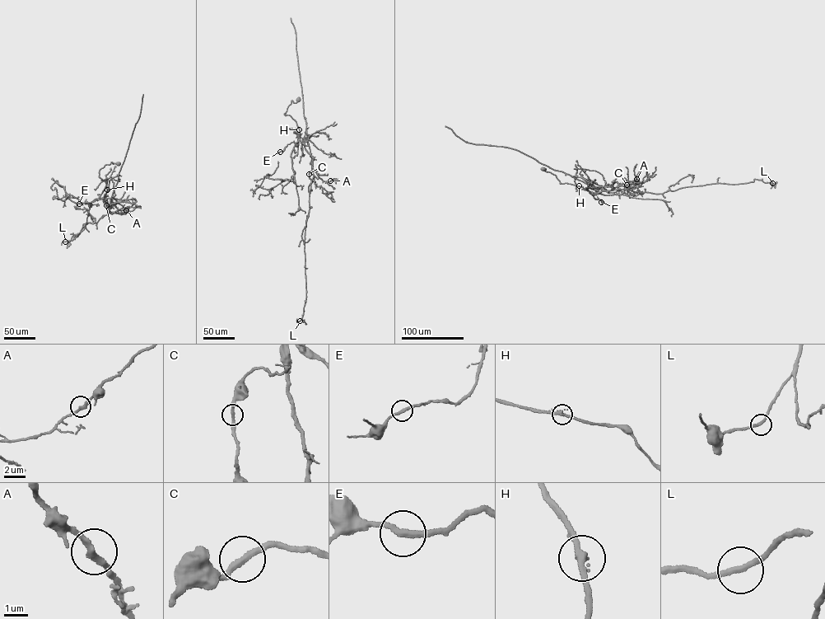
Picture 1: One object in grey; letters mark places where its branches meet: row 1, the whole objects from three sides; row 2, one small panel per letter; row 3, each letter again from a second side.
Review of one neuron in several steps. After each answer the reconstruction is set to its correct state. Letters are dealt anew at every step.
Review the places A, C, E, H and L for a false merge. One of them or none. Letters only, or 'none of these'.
none of these

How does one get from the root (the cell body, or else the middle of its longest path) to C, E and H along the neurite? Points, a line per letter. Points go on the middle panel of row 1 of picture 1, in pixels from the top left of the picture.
C: (297, 99), (295, 103), (291, 100), (284, 114), (295, 121), (300, 142), (309, 146), (313, 169), (309, 174)
E: (297, 99), (295, 103), (291, 100), (284, 114), (296, 122), (299, 140), (288, 144), (280, 152)
H: (297, 99), (295, 103), (291, 100), (284, 114), (291, 115), (299, 129)

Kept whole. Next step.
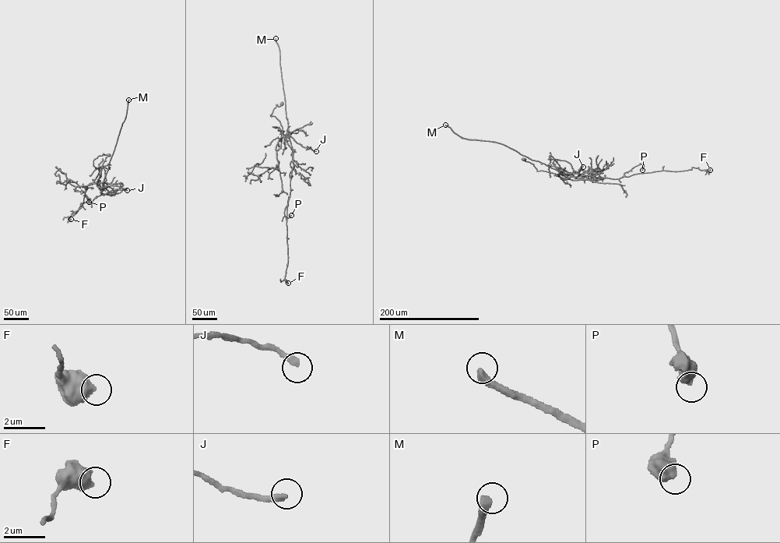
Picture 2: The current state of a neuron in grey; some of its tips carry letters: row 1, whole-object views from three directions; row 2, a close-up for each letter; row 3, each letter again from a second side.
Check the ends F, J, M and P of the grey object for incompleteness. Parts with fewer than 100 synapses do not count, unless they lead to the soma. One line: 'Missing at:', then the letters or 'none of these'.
Missing at: M

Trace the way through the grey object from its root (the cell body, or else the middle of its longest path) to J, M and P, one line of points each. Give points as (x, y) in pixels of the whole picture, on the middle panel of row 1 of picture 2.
J: (281, 104), (275, 104), (270, 115), (280, 121), (283, 138), (289, 135), (302, 146), (316, 151)
M: (281, 104), (279, 107), (275, 104), (270, 115), (279, 121), (282, 136), (288, 140), (279, 50), (275, 38)
P: (281, 104), (270, 115), (279, 121), (293, 151), (284, 213), (286, 218), (291, 215)

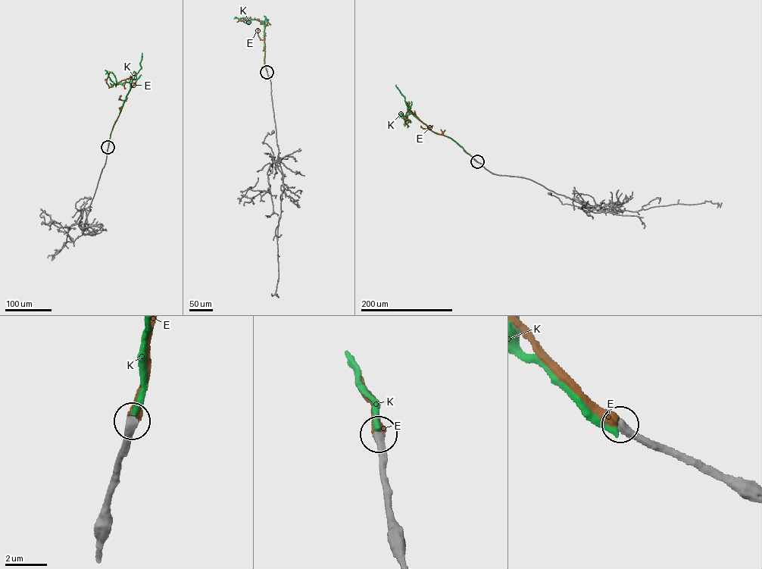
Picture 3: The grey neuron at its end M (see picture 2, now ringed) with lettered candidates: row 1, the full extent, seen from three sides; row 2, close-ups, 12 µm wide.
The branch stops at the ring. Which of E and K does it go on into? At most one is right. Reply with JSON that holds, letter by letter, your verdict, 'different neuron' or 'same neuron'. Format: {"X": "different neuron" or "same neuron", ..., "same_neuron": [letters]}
{"E": "same neuron", "K": "different neuron", "same_neuron": ["E"]}

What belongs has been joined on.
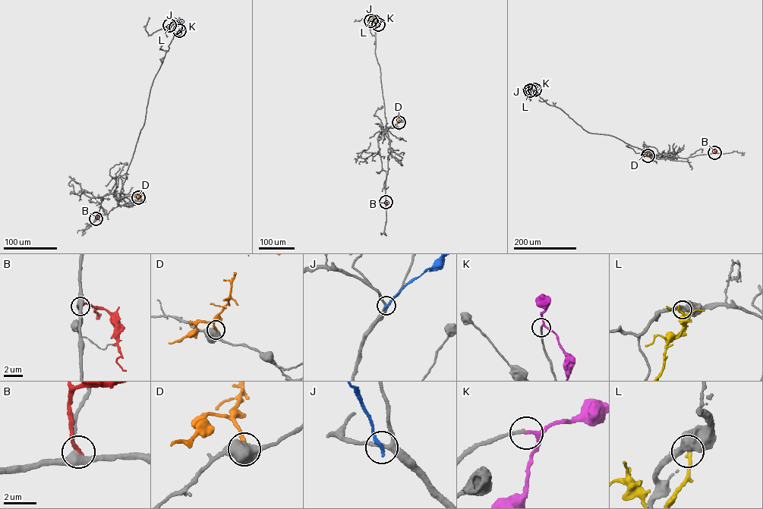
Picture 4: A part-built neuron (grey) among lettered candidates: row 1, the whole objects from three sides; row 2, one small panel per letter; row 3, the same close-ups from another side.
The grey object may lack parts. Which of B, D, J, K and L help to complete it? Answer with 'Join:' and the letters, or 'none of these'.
Join: K

